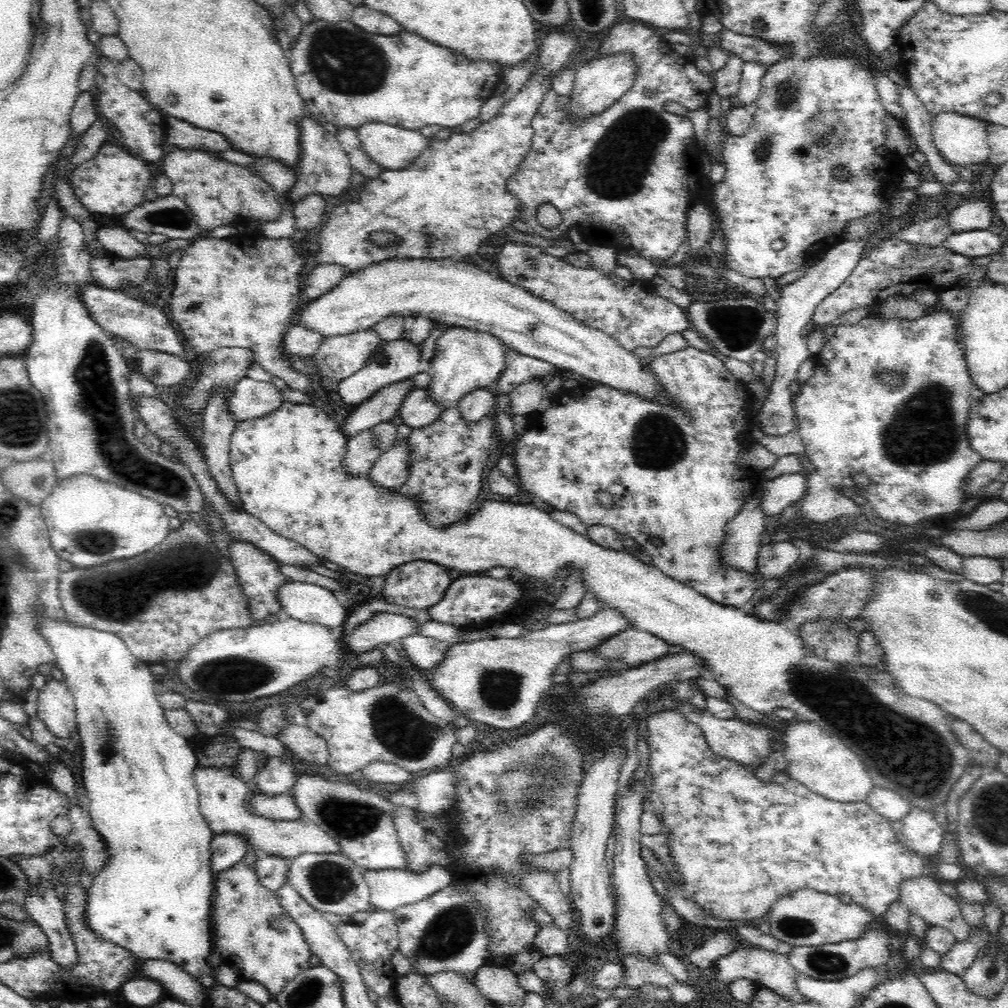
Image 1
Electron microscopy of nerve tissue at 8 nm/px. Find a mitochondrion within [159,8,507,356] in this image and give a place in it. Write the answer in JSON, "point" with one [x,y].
{"point":[342,60]}

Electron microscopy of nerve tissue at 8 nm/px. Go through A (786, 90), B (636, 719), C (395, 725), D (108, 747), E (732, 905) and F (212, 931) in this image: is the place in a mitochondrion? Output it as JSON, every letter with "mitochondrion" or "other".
{"A":"mitochondrion","B":"other","C":"mitochondrion","D":"mitochondrion","E":"other","F":"other"}

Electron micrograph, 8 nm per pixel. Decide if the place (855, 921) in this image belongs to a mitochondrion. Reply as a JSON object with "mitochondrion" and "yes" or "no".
{"mitochondrion":"no"}

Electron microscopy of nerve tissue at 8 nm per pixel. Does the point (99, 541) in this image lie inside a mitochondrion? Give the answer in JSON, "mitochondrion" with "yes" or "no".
{"mitochondrion":"yes"}

